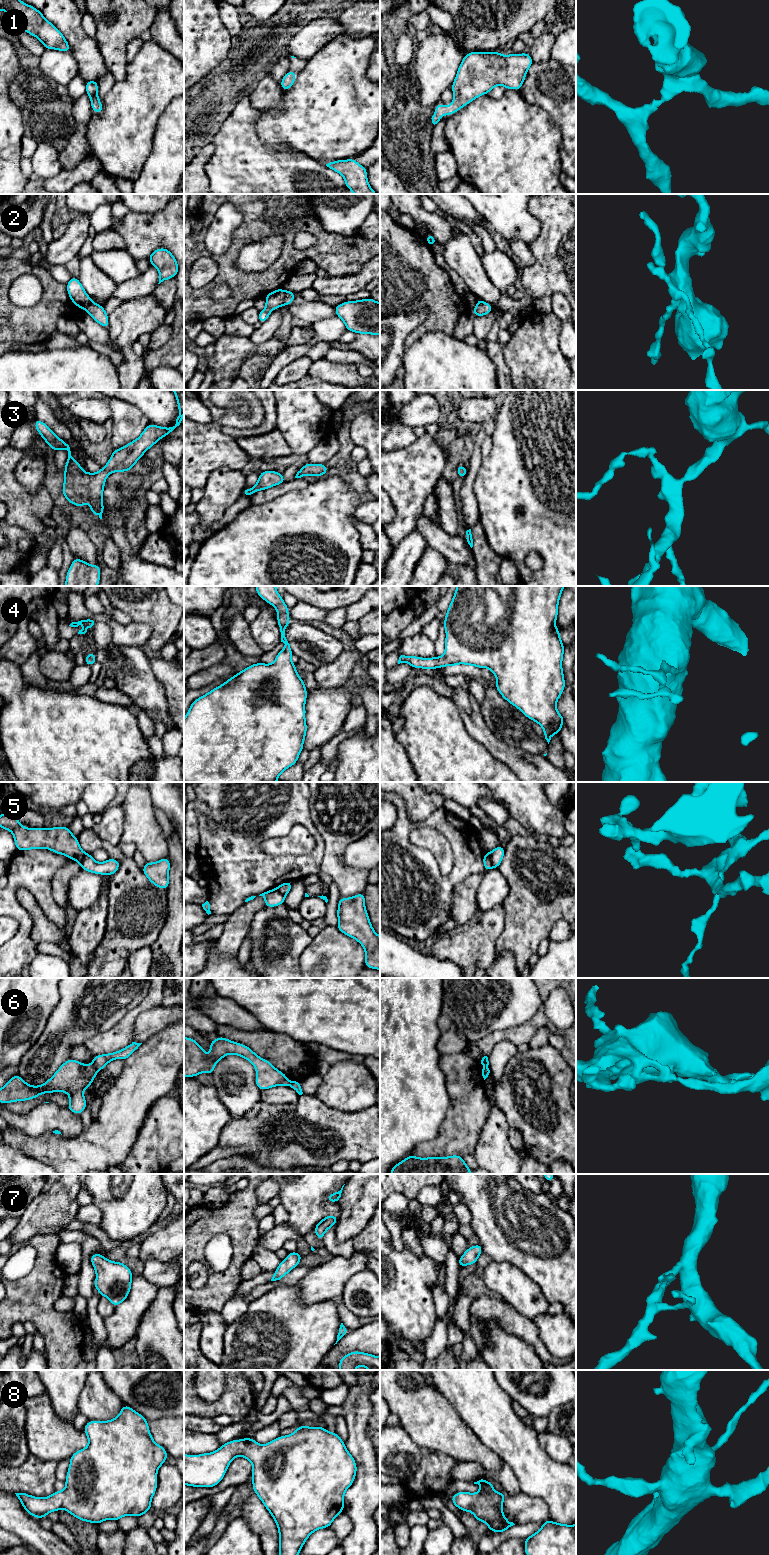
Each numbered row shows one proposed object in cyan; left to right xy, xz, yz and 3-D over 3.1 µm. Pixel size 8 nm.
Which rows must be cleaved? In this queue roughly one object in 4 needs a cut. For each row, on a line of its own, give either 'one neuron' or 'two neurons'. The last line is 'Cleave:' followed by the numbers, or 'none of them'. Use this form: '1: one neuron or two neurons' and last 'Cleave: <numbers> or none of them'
1: one neuron
2: two neurons
3: one neuron
4: one neuron
5: two neurons
6: two neurons
7: one neuron
8: one neuron
Cleave: 2, 5, 6

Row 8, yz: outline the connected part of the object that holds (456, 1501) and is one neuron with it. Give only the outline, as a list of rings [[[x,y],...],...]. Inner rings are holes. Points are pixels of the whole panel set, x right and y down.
[[[479,1480],[478,1484],[481,1491],[479,1493],[468,1493],[460,1491],[451,1498],[452,1503],[463,1512],[471,1511],[477,1521],[486,1522],[487,1529],[501,1533],[515,1525],[509,1522],[503,1514],[503,1500],[507,1495],[493,1489],[493,1482]]]

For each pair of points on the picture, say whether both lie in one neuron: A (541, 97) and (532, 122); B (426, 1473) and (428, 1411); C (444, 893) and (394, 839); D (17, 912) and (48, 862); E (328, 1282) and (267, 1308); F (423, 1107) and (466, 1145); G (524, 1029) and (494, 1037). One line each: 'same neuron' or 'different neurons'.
A: different neurons
B: different neurons
C: same neuron
D: same neuron
E: different neurons
F: different neurons
G: same neuron

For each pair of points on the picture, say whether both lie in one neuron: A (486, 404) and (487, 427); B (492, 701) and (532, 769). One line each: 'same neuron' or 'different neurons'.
A: different neurons
B: different neurons

